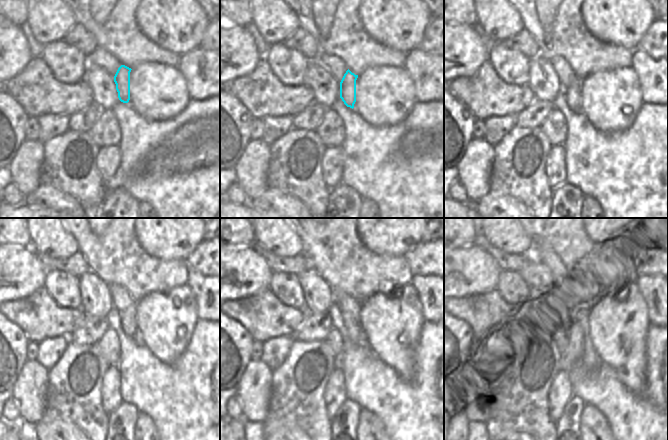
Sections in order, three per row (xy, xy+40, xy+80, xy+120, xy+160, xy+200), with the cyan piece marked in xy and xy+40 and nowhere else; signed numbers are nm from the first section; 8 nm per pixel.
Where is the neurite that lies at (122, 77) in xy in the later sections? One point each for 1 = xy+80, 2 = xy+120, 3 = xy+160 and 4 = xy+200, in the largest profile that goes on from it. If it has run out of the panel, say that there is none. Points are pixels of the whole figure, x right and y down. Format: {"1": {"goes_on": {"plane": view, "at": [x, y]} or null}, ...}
{"1": {"goes_on": {"plane": "xy+80", "at": [573, 92]}}, "2": {"goes_on": {"plane": "xy+120", "at": [128, 317]}}, "3": {"goes_on": {"plane": "xy+160", "at": [351, 324]}}, "4": {"goes_on": {"plane": "xy+200", "at": [572, 349]}}}

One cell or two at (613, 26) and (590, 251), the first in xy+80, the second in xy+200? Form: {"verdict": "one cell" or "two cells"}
{"verdict": "two cells"}

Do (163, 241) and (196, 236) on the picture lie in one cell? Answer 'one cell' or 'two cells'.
one cell

